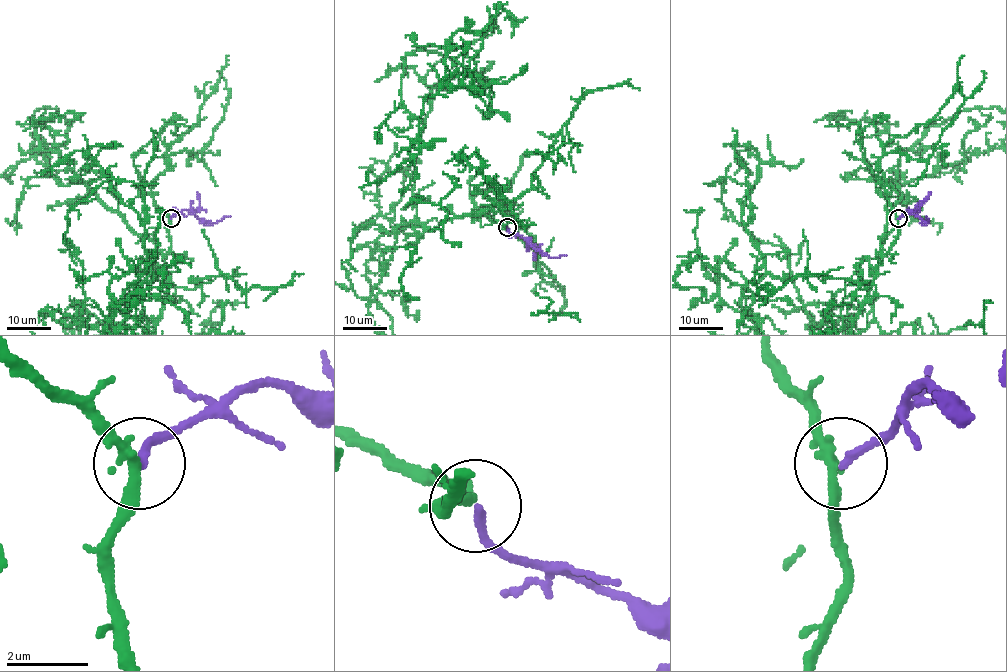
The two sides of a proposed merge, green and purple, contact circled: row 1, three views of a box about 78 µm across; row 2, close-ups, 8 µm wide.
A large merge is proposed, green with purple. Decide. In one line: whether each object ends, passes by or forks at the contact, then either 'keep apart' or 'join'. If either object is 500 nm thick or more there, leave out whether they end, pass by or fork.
green passes by; purple ends there; join

